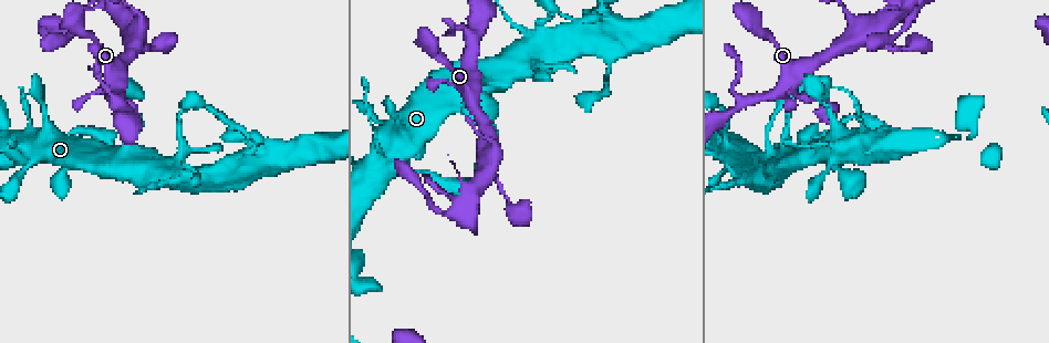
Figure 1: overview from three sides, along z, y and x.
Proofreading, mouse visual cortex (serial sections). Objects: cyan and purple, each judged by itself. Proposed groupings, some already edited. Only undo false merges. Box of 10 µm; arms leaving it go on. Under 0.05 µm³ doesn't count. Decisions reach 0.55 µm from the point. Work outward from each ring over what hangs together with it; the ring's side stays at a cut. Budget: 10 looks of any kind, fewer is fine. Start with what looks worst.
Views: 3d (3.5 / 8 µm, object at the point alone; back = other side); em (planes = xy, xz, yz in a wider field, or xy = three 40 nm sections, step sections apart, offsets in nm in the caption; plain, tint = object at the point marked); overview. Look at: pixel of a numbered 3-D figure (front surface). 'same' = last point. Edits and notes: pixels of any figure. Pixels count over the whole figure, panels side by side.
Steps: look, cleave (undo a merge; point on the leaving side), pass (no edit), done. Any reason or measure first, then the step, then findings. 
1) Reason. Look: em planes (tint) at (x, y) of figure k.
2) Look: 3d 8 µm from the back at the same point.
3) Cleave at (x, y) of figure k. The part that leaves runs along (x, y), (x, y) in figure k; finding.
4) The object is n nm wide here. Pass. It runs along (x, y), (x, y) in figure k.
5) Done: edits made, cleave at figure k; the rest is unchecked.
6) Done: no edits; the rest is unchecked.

Thick turns thin. Look: 3d 3.5 µm at (537, 65) of figure 1.

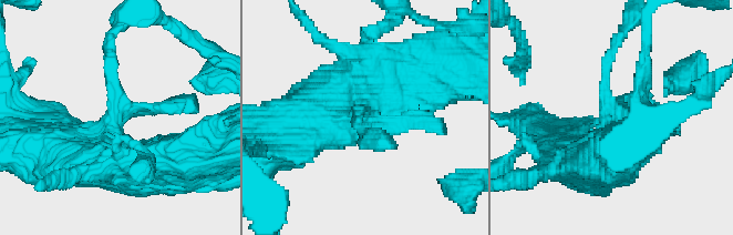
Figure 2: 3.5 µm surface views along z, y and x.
Pass. It runs along (301, 122), (403, 94), (436, 74) in figure 2; all the same cell.

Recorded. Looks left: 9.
Sharp bend. Look: 3d 3.5 µm at (610, 28) of figure 1.

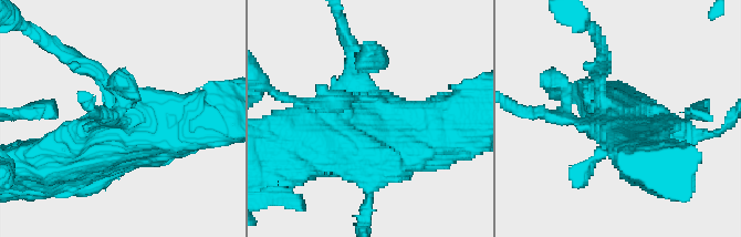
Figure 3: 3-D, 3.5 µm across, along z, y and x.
Look: em xy step 3 (tint) at (370, 118) of figure 3.

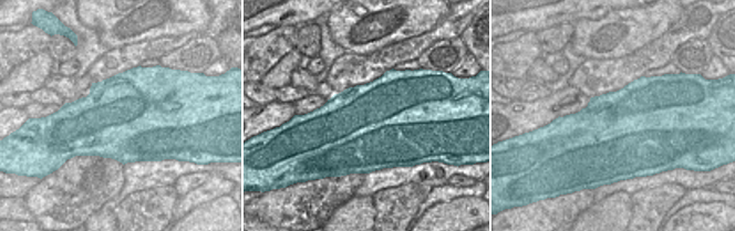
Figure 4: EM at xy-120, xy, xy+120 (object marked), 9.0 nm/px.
The object is 800 nm wide here. Pass. It runs along (48, 163), (184, 125) in figure 3; continuous, no second cell.

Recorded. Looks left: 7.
Abrupt turn. Look: 3d 3.5 µm at (474, 37) of figure 1.

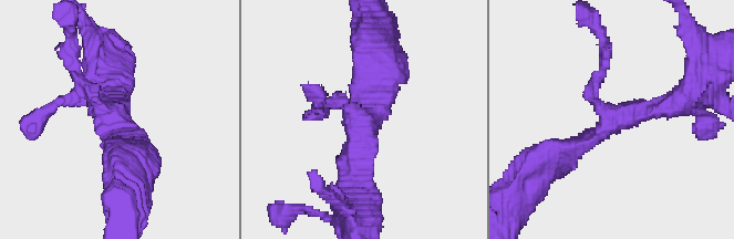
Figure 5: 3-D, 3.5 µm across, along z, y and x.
3 arms meet here; the arms are 150, 300, 300 nm wide. Look: em planes (tint) at (113, 116) of figure 5.

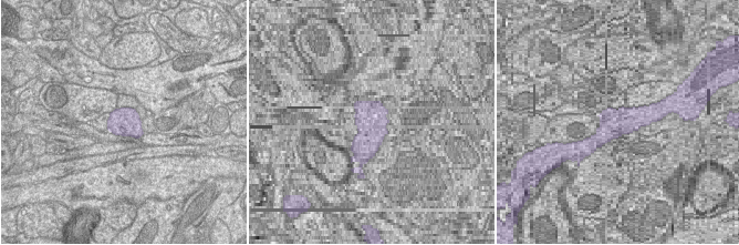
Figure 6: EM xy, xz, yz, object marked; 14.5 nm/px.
Pass. It runs along (682, 99), (613, 115), (560, 153) in figure 5; all the same cell.

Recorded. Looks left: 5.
Thick turns thin. Look: 3d 8 µm at (424, 173) of figure 1.

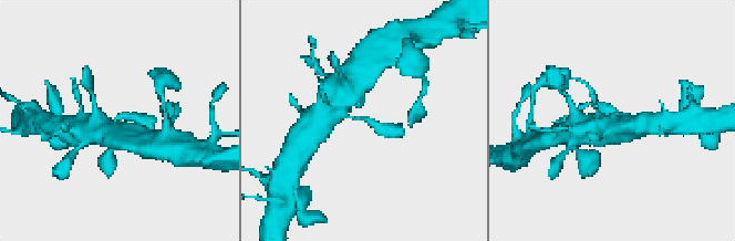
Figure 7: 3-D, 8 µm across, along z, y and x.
Closer look. Look: 3d 3.5 µm at the same point.

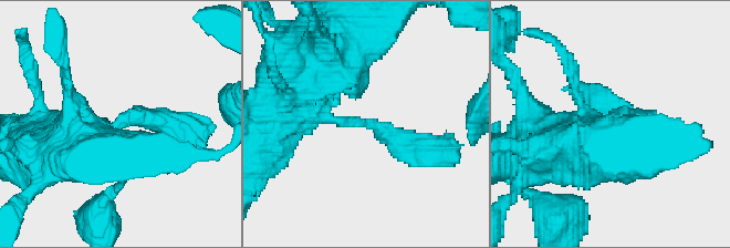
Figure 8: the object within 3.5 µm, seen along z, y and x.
The arms are 200, 350 nm wide. Look: em xy step 5 (tint) at (370, 124) of figure 8.

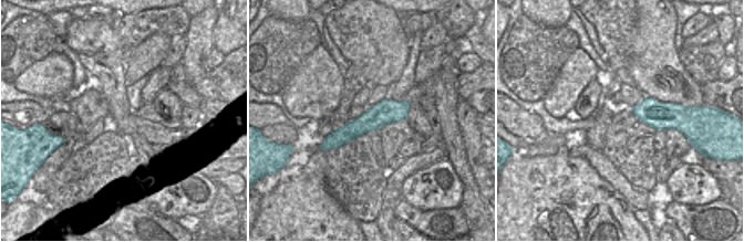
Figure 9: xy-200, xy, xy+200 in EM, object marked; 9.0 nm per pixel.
The object is 220 nm wide here. Pass. It runs along (406, 103), (323, 147) in figure 9; continuous, no second cell.

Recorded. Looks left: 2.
Done: no edits; the rest is unchecked.

